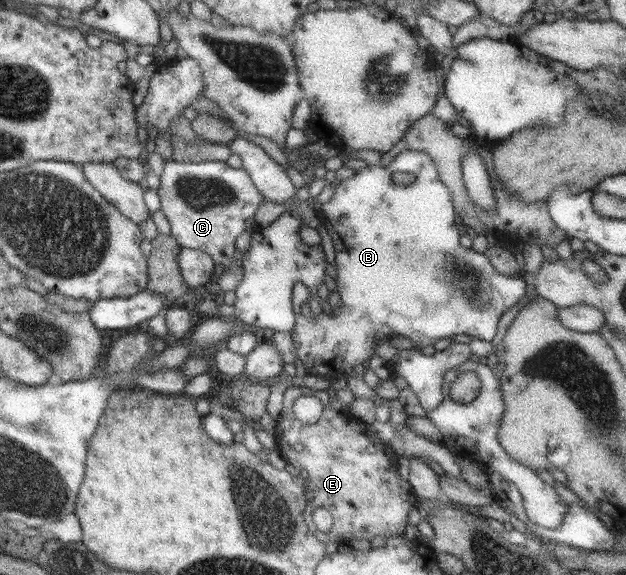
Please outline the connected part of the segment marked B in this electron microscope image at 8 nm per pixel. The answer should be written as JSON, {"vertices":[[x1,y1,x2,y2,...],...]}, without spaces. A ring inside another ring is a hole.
{"vertices":[[406,150,392,159,392,162,385,168,379,165,366,166,363,170,356,172,354,176,337,182,334,184,334,193,330,200,319,208,318,216,319,223,329,231,332,235,332,240,338,246,338,248,334,248,336,250,336,264,334,266,336,266,336,276,338,276,336,282,338,282,338,292,340,292,340,306,332,308,330,314,326,311,320,313,316,319,304,318,302,313,298,314,298,306,291,306,291,308,294,308,294,323,290,336,296,348,296,357,302,362,306,375,322,376,329,382,332,382,335,378,343,377,356,364,362,364,364,360,374,356,374,346,378,342,389,340,395,334,408,338,412,344,415,344,416,348,422,350,437,348,439,345,451,341,455,334,462,333,466,334,466,336,473,336,473,338,490,342,494,338,494,334,496,334,496,326,502,313,515,306,520,298,525,296,527,287,522,275,518,277,502,275,490,264,488,257,484,253,475,252,470,247,462,247,459,244,451,197,447,192,446,186,439,180,432,159,420,150],[392,172,408,172,408,174,414,174,416,180,410,186,398,186,398,182,392,184,390,176]]}

